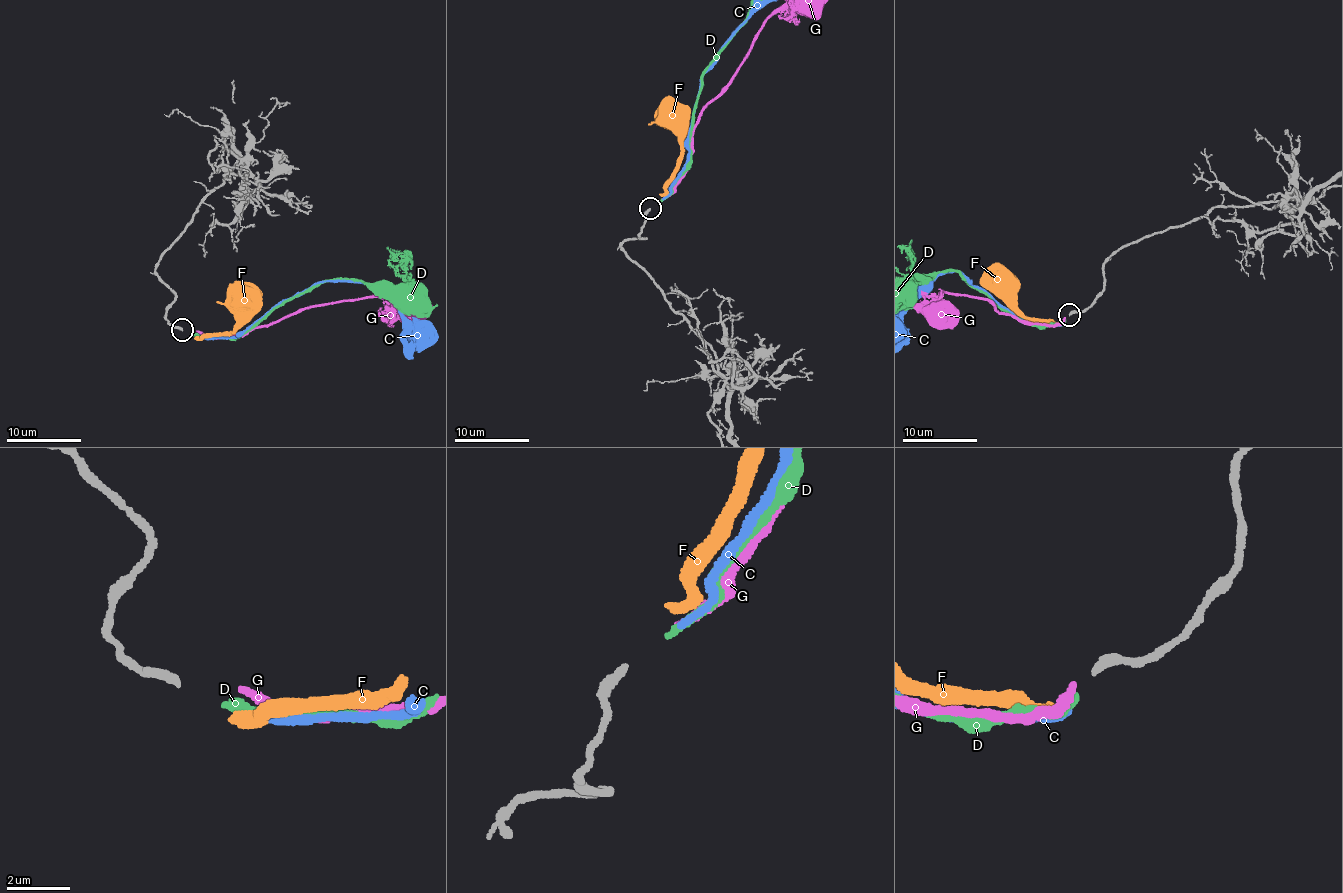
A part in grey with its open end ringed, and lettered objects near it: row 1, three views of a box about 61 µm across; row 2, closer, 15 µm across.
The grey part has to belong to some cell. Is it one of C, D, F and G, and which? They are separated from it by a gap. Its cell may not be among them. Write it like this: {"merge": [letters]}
{"merge": ["G"]}

